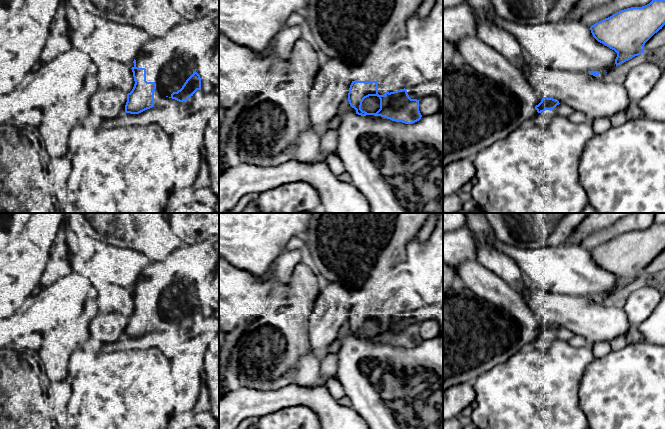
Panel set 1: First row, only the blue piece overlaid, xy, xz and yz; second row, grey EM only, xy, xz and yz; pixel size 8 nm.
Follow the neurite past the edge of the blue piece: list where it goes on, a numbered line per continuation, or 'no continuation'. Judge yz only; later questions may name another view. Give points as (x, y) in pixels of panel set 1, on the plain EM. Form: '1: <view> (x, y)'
1: yz (477, 336)

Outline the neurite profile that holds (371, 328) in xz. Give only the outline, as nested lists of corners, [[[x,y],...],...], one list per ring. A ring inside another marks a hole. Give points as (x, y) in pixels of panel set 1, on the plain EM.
[[[369,320],[362,326],[361,333],[367,337],[376,337],[380,333],[380,323],[377,320]]]

